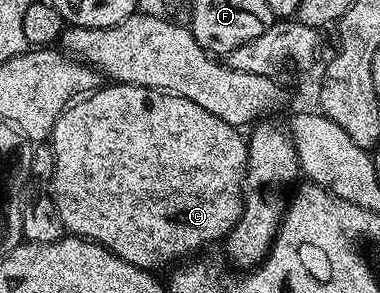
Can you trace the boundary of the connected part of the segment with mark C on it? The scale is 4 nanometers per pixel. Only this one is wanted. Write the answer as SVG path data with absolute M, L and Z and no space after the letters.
M114 83L99 86L97 91L79 98L70 104L56 121L54 133L48 142L54 150L54 172L48 180L48 190L54 201L54 208L60 217L63 228L79 239L91 239L107 247L116 257L128 261L137 267L158 269L173 259L182 259L209 243L225 240L227 233L240 221L242 212L242 182L246 172L247 140L239 128L228 125L228 121L220 121L216 113L208 113L208 109L200 109L196 101L188 101L179 95L169 95L166 91L155 91L152 87L134 87L130 83Z

